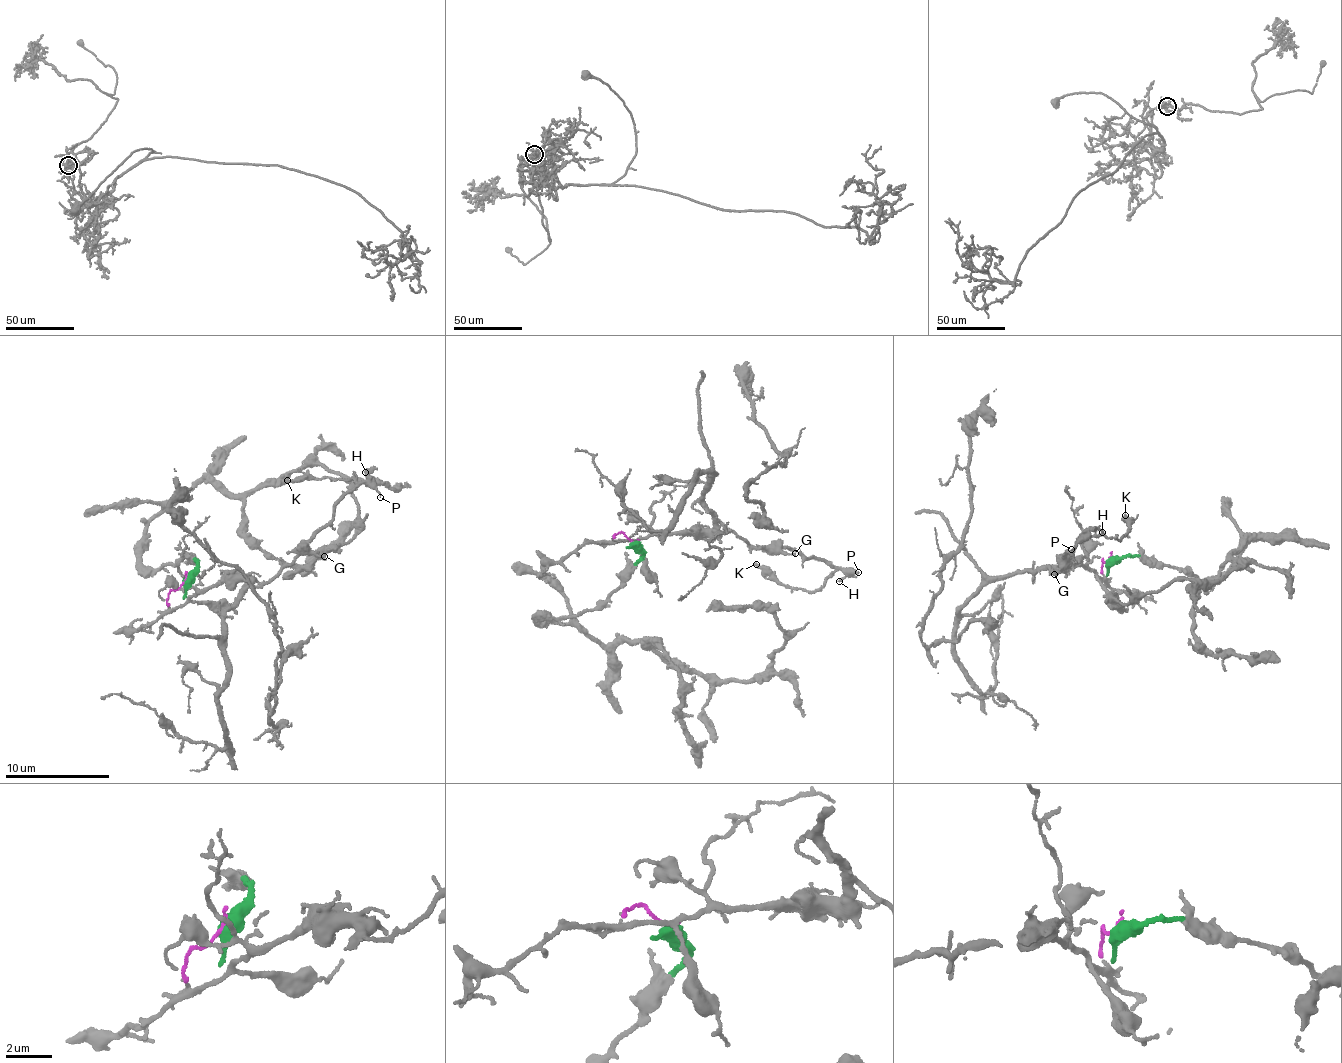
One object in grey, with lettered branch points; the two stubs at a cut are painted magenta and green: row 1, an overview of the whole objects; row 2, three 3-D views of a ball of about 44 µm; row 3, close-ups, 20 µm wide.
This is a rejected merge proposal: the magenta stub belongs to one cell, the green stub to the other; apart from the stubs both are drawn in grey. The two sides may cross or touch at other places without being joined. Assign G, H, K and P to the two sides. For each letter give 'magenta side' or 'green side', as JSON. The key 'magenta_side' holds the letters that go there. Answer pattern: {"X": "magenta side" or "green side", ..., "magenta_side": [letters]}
{"G": "magenta side", "H": "magenta side", "K": "magenta side", "P": "magenta side", "magenta_side": ["G", "H", "K", "P"]}

